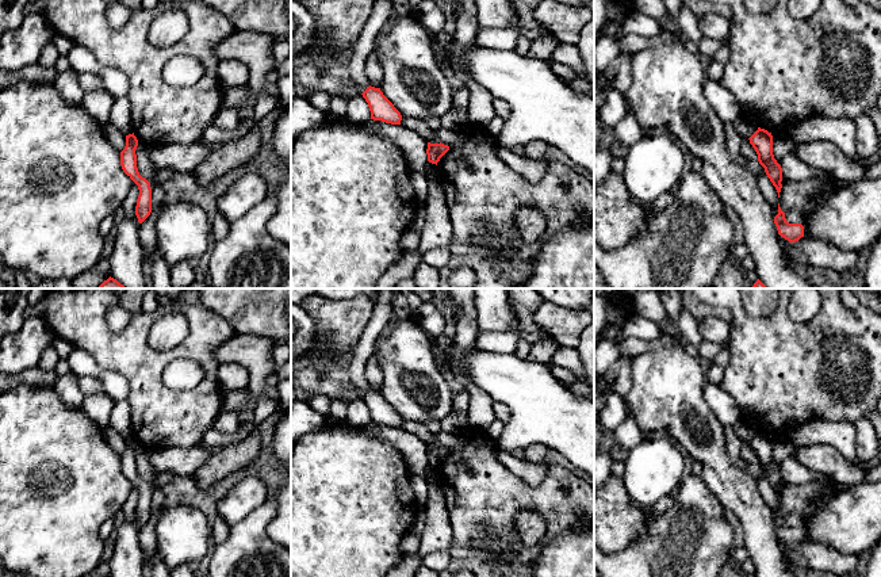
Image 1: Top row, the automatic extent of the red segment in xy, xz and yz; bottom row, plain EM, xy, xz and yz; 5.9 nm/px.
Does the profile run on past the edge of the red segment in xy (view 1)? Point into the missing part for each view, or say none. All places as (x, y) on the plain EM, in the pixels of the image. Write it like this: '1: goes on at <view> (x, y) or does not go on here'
1: does not go on here

